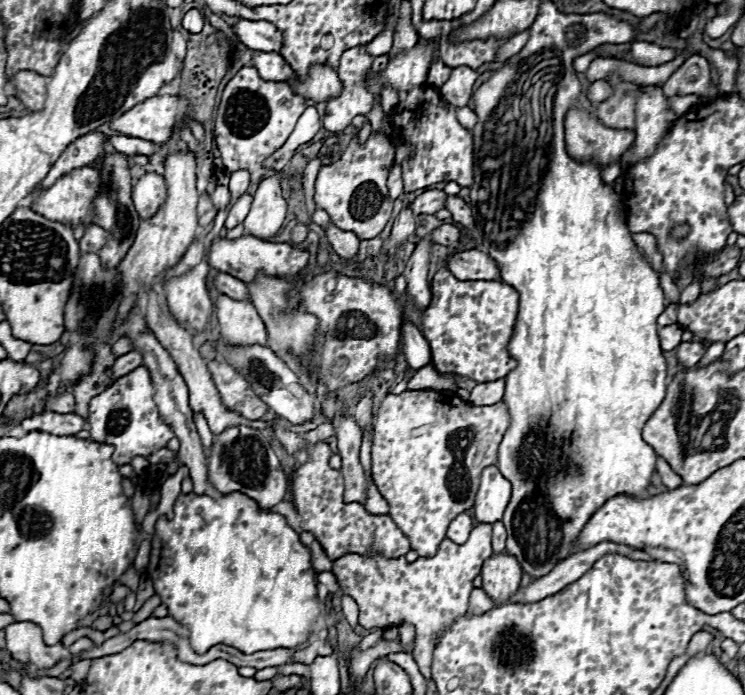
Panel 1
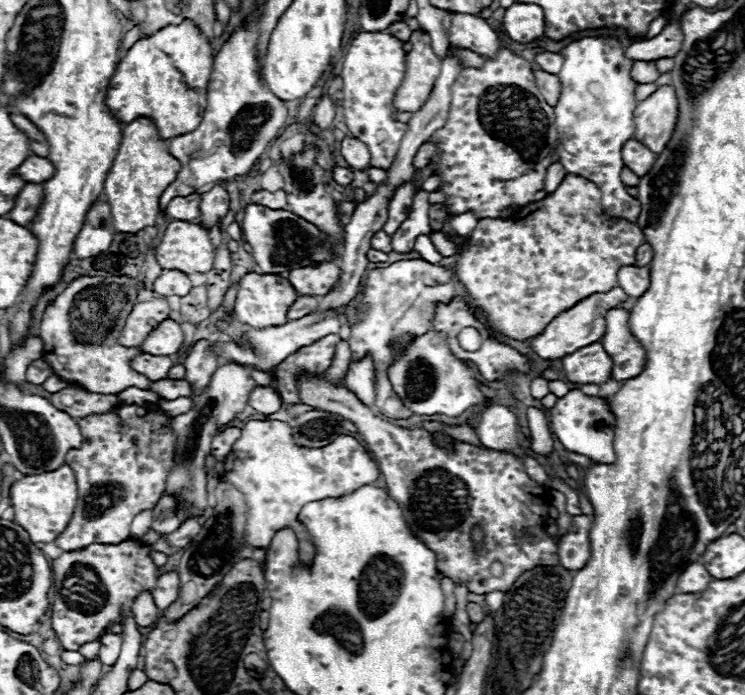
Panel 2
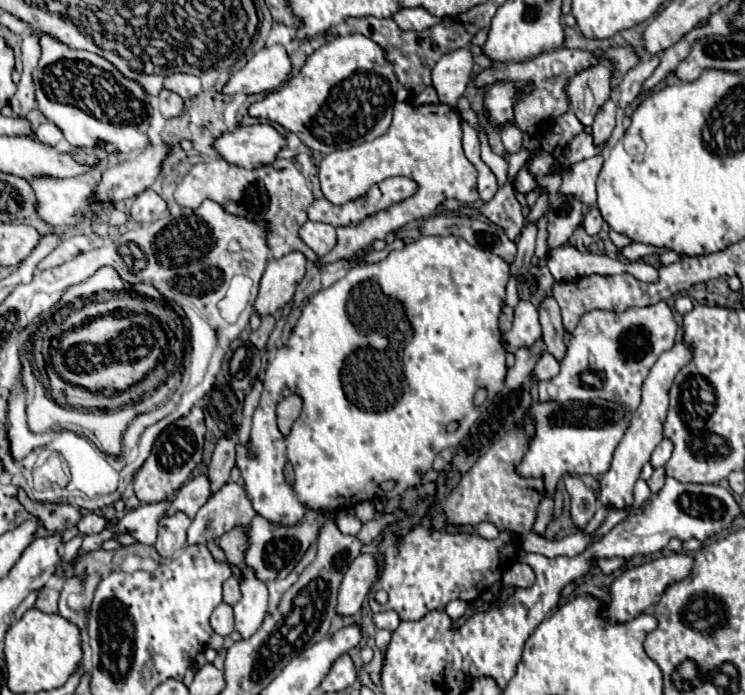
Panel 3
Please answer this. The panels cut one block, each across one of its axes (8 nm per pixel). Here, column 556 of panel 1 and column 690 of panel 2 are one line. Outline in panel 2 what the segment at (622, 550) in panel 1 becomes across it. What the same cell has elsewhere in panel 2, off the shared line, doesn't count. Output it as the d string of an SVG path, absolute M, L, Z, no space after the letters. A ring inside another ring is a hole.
M692 562L678 578L680 592L702 592L708 586L708 580L712 576L706 572L706 568L700 562Z

